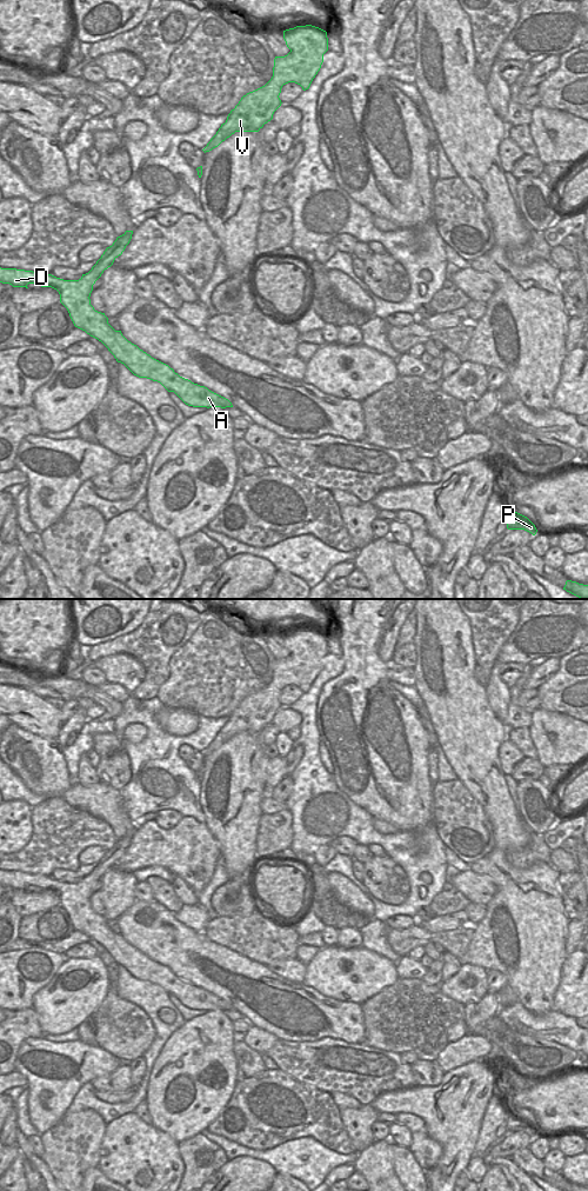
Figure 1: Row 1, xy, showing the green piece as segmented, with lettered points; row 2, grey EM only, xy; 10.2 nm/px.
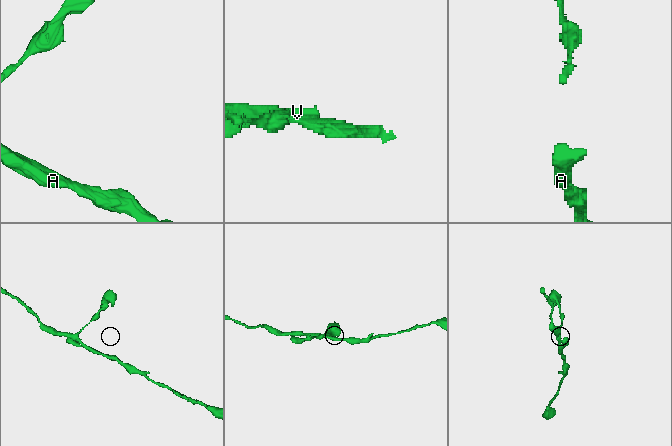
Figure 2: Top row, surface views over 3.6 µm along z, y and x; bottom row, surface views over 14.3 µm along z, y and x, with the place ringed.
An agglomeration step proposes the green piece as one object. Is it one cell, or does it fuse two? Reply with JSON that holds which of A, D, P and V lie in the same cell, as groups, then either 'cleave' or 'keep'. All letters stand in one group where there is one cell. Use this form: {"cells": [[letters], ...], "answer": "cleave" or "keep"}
{"cells": [["A", "D", "P", "V"]], "answer": "keep"}

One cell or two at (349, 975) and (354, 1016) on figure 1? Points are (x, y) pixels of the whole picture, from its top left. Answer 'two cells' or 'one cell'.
two cells

